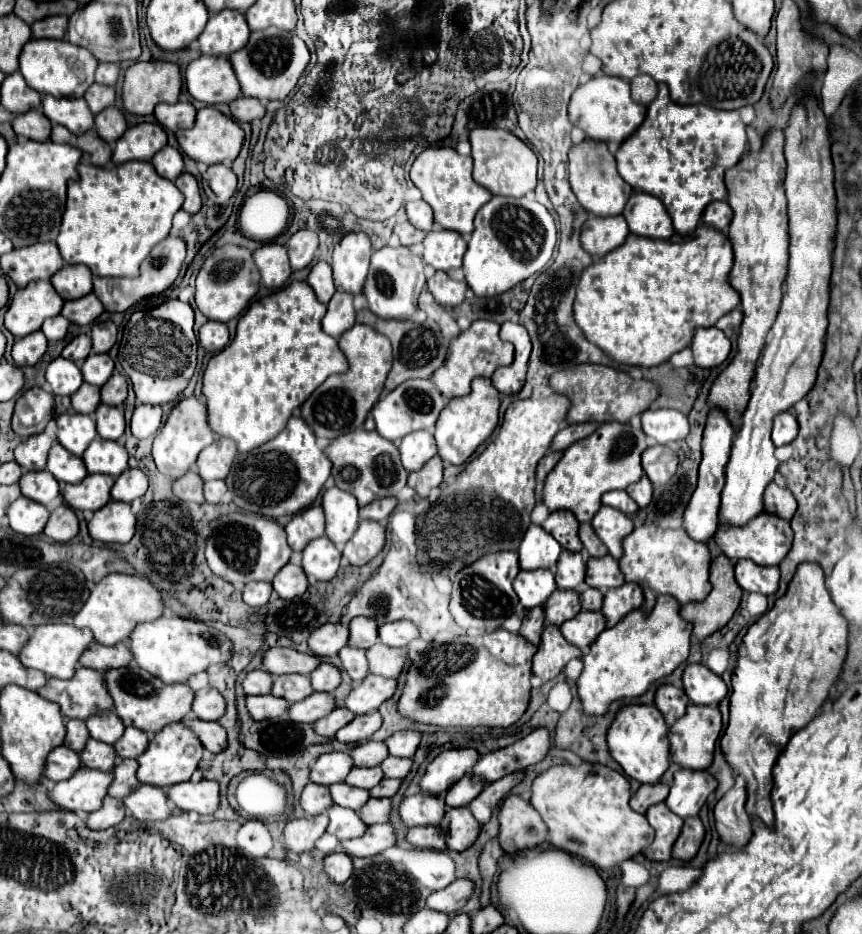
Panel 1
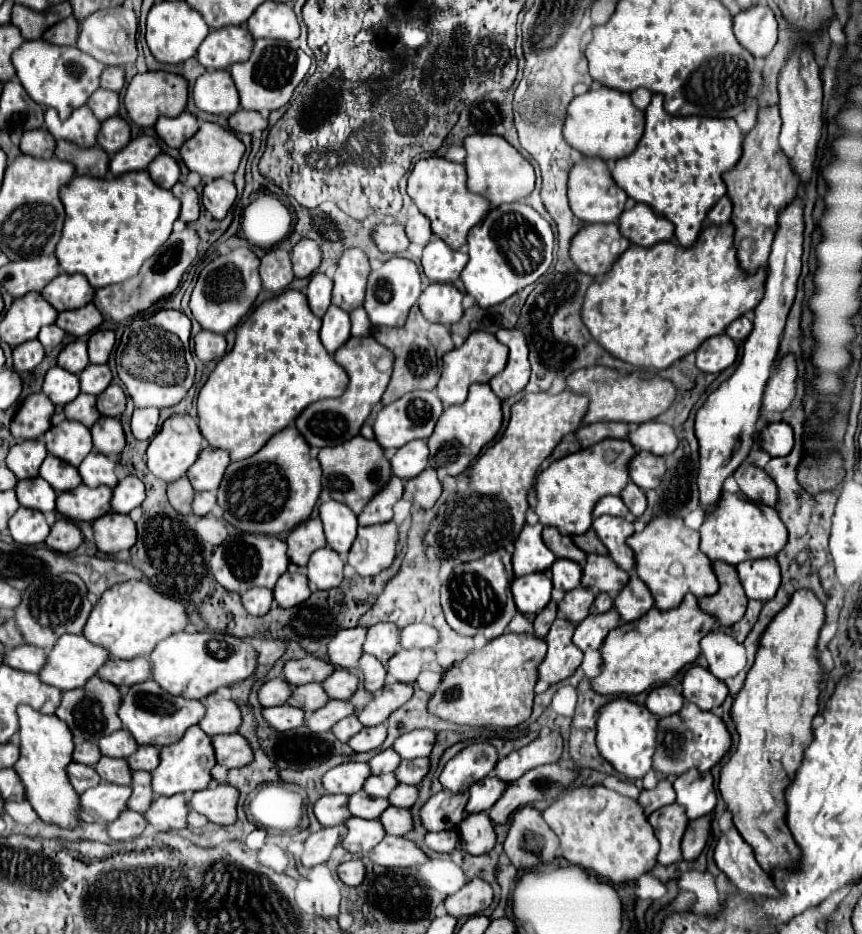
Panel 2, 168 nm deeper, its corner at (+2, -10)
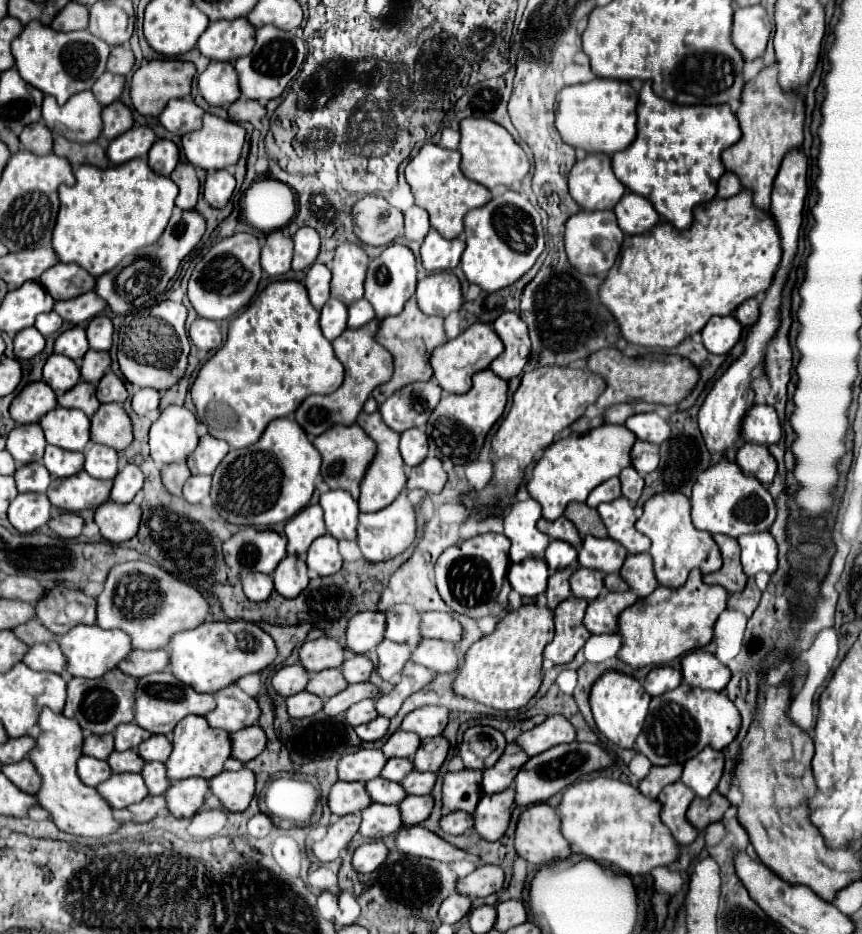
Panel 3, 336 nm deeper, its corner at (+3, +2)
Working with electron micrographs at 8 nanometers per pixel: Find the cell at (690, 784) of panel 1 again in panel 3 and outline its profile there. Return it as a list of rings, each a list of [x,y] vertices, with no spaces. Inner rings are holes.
[[[705,747],[699,755],[691,757],[683,765],[681,783],[687,785],[697,797],[705,799],[717,787],[717,783],[723,775],[723,765],[725,765],[723,753],[715,751],[711,747]]]

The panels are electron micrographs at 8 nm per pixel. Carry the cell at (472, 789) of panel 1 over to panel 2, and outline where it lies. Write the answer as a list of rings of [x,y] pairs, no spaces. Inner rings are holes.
[[[488,775],[482,781],[474,783],[468,791],[470,799],[466,805],[466,813],[480,813],[480,811],[490,809],[502,797],[506,787],[508,787],[508,783],[498,779],[496,775]]]

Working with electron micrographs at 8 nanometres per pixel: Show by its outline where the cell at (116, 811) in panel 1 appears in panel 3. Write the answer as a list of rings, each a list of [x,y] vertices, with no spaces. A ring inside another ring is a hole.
[[[147,795],[143,801],[133,803],[133,805],[129,805],[127,809],[133,813],[133,819],[131,819],[133,823],[147,823],[147,821],[151,821],[161,809],[165,809],[165,799],[163,799],[163,795],[159,795],[159,797]]]

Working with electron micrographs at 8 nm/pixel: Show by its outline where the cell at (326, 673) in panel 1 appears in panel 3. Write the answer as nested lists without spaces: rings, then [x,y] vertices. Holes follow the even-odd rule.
[[[347,655],[347,659],[339,669],[347,683],[361,683],[369,679],[369,673],[373,671],[373,663],[365,655]]]

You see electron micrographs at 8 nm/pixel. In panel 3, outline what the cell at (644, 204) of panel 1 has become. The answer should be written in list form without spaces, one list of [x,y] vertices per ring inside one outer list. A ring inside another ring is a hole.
[[[627,193],[621,197],[621,201],[615,205],[615,215],[621,231],[627,235],[647,233],[653,225],[659,223],[659,215],[653,205],[637,193]]]

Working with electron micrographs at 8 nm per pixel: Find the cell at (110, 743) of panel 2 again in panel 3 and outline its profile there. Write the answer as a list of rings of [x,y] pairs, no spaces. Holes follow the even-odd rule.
[[[123,723],[113,731],[115,737],[115,749],[117,751],[127,751],[127,749],[135,749],[141,741],[149,739],[151,733],[141,729],[137,723]]]

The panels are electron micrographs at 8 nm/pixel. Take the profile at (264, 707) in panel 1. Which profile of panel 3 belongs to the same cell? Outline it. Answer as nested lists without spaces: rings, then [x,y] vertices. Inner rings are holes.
[[[301,691],[297,695],[287,697],[285,703],[287,703],[287,713],[295,719],[309,717],[309,715],[317,713],[323,707],[323,699],[313,695],[313,693],[307,693],[307,691]]]

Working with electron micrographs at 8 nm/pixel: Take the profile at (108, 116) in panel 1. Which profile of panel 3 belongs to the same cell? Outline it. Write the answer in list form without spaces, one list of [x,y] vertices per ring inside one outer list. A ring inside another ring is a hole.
[[[115,101],[107,107],[103,107],[103,137],[107,141],[115,139],[117,135],[129,131],[133,127],[133,115],[131,109],[125,107],[121,101]]]

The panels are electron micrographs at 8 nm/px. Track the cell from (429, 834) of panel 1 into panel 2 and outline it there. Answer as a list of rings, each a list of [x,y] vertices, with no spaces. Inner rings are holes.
[[[456,829],[428,833],[426,835],[426,845],[432,851],[438,851],[438,853],[452,853],[460,845],[460,835],[456,833]]]

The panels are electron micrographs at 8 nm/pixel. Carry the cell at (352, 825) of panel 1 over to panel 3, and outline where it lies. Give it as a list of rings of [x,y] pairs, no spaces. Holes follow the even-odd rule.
[[[371,803],[361,811],[359,833],[367,839],[381,839],[401,829],[401,815],[397,805]]]

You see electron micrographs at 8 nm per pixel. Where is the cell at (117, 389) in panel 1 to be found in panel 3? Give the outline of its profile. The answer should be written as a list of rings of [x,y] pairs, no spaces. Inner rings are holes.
[[[107,371],[105,377],[99,381],[97,399],[101,403],[113,403],[113,401],[123,403],[127,399],[127,389],[125,389],[123,381],[113,371]]]

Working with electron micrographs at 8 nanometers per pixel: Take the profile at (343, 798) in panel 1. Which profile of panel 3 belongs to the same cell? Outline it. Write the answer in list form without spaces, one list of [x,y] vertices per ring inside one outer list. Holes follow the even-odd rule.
[[[371,779],[365,783],[365,789],[371,797],[373,803],[399,803],[403,797],[405,797],[405,791],[399,783],[393,783],[393,781],[387,781],[387,779]]]

